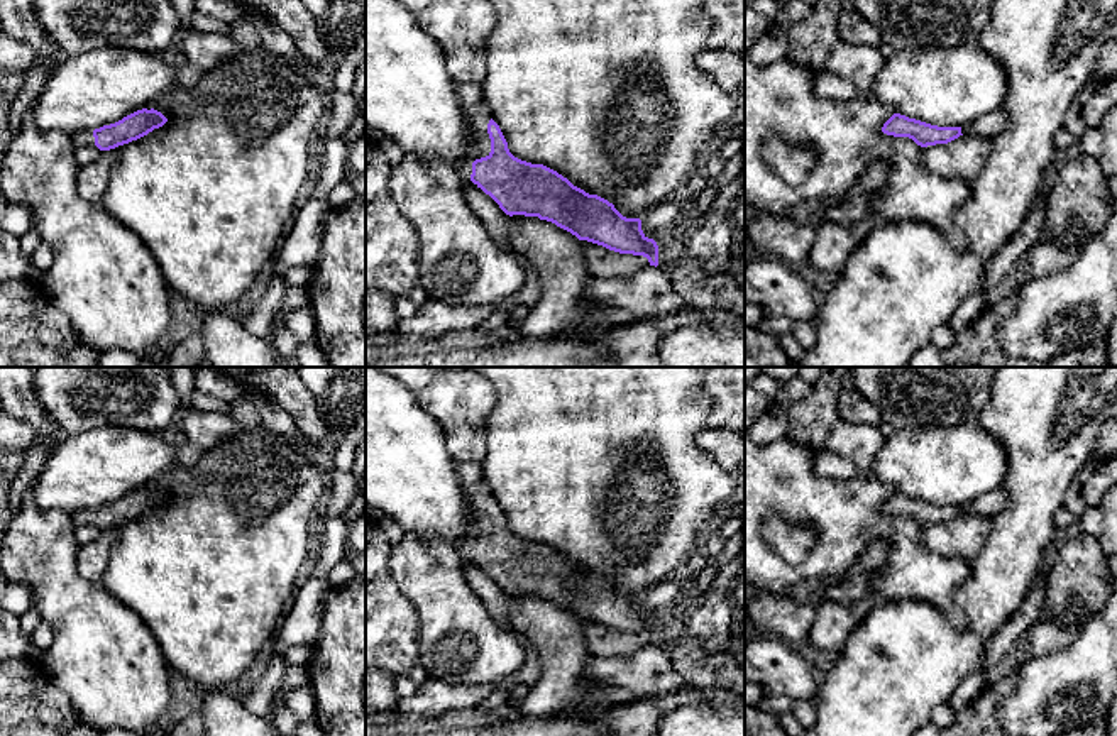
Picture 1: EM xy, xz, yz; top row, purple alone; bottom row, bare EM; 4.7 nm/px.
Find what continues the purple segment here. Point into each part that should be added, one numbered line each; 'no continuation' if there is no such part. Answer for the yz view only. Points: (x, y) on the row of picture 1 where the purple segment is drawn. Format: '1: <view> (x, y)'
no continuation

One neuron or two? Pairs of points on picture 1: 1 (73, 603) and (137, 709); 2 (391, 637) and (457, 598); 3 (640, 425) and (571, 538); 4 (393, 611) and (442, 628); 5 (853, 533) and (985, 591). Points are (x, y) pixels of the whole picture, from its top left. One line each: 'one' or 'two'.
1: one
2: two
3: one
4: two
5: two

